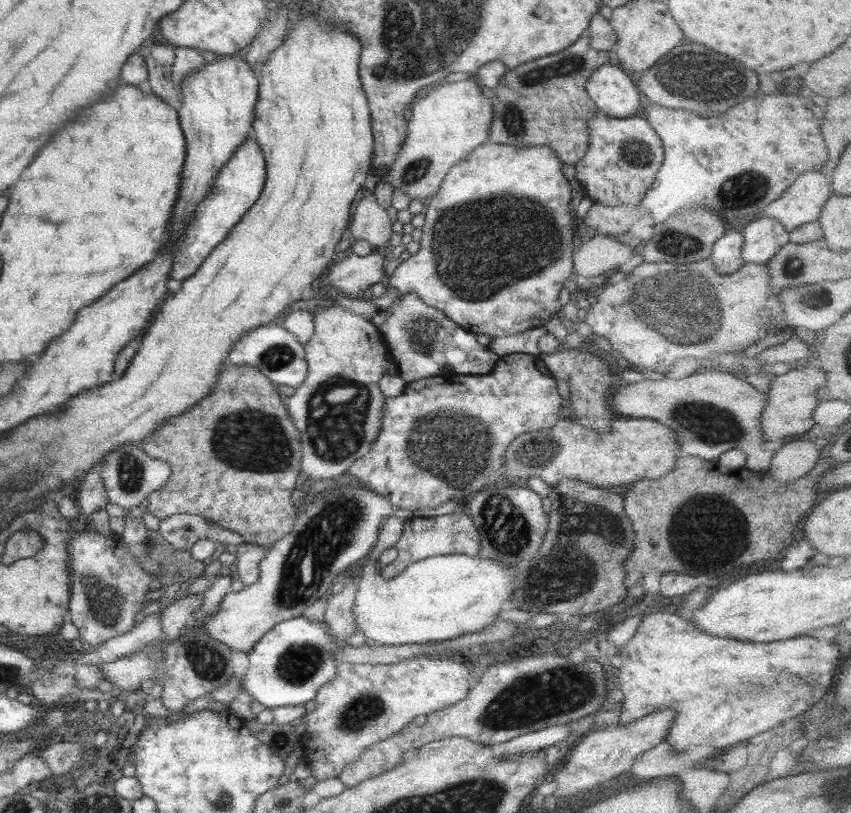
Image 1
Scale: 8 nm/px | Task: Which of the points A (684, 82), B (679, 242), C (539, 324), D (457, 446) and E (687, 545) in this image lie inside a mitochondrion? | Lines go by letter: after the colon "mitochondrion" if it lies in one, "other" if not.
A: mitochondrion
B: mitochondrion
C: other
D: mitochondrion
E: mitochondrion

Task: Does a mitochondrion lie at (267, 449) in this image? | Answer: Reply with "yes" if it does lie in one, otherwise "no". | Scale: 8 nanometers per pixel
yes

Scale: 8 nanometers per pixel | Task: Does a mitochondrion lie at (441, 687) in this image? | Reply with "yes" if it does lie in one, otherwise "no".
no

